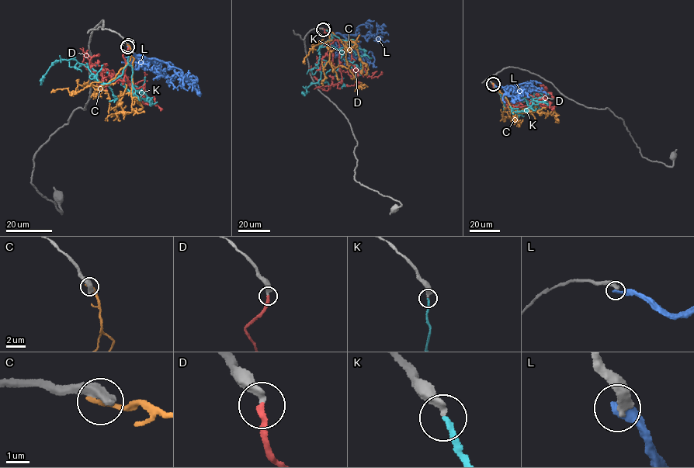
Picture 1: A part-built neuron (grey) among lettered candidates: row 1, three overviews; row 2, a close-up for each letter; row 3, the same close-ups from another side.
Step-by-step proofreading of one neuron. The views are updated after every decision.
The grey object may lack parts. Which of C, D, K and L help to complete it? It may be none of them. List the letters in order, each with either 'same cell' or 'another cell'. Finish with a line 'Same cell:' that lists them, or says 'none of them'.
C: another cell
D: same cell
K: another cell
L: another cell
Same cell: D

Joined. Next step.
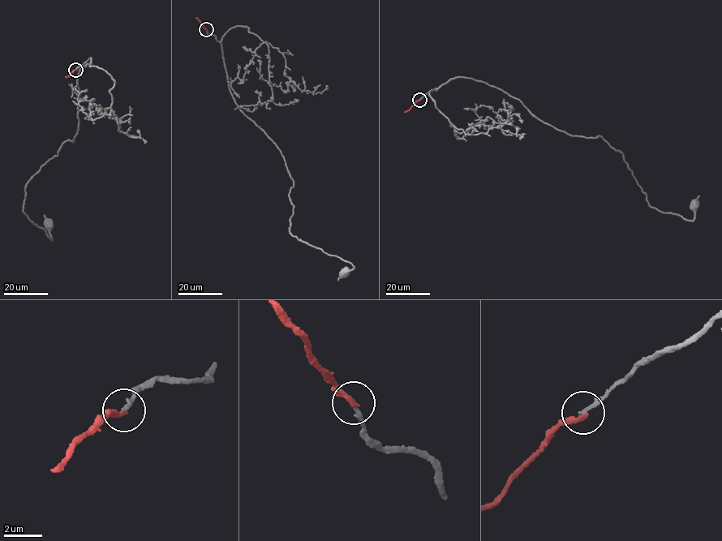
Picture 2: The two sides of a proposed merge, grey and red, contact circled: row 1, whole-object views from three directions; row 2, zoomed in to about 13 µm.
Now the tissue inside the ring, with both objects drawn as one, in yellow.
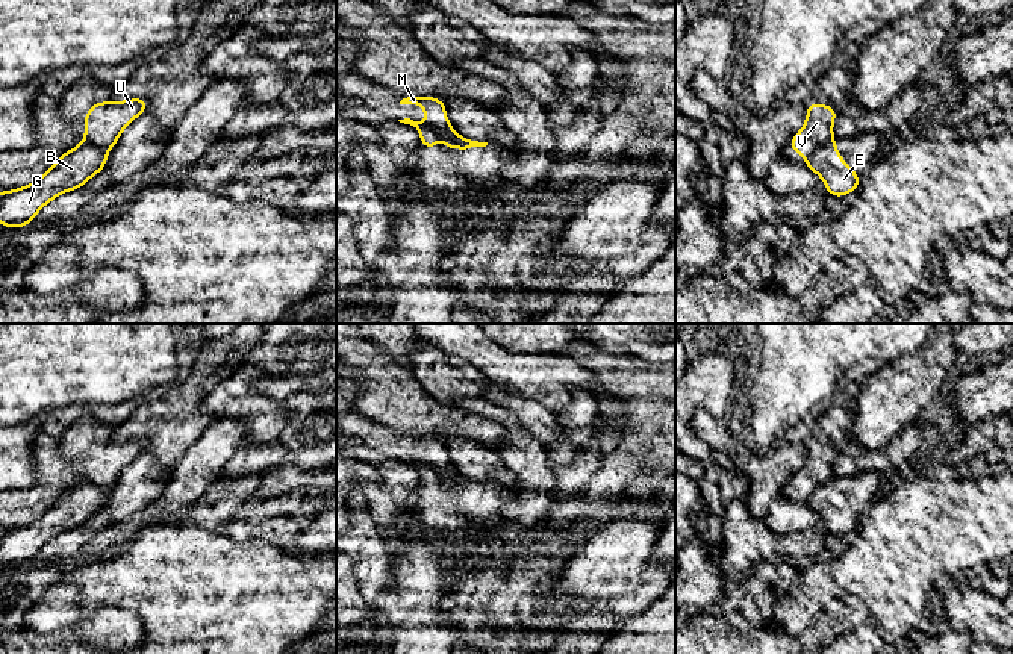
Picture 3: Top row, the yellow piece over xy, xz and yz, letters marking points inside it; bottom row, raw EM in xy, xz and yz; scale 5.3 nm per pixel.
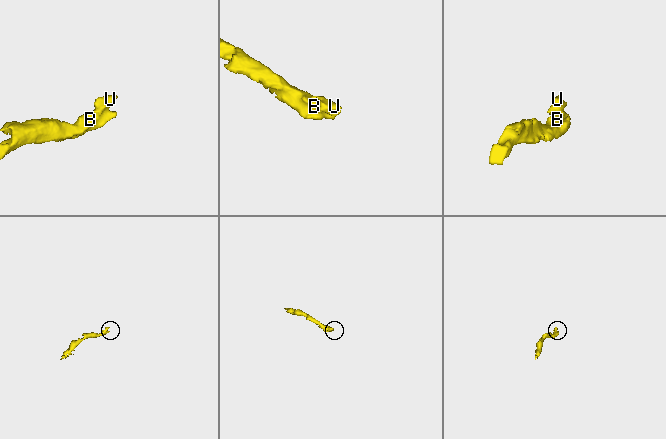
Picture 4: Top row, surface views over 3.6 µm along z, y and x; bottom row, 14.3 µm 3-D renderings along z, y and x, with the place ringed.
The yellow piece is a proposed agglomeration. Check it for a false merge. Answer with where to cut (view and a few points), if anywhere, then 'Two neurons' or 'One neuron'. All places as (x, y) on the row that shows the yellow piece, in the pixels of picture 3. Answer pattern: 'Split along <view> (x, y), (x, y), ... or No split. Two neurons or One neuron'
Split along yz (830, 140), (822, 143), (806, 161). Two neurons

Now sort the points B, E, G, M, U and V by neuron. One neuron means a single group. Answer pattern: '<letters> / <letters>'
B E G / M U V

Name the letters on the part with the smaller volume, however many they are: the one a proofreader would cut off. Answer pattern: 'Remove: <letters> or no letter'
Remove: M, U, V

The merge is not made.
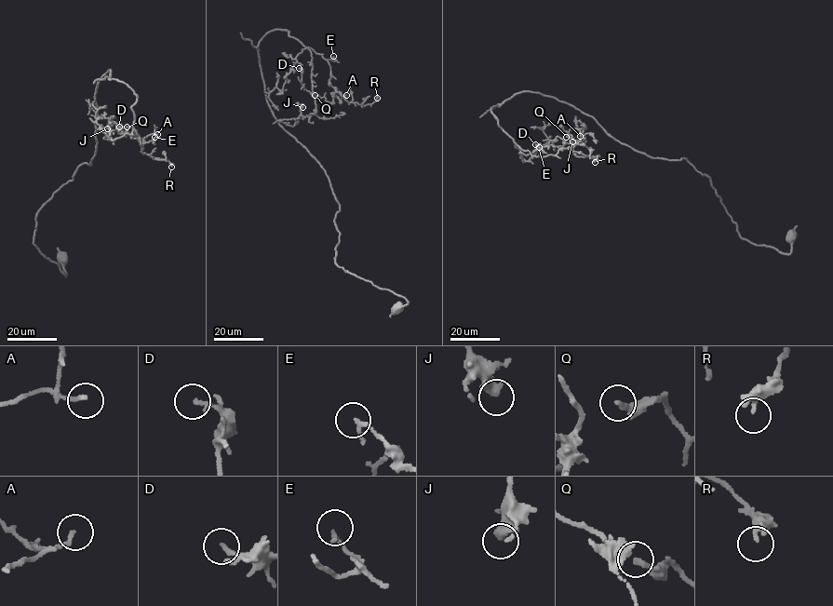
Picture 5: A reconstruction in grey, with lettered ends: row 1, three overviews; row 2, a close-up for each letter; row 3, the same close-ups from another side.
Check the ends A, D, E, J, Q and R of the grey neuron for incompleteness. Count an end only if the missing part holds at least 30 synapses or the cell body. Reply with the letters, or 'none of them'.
none of them

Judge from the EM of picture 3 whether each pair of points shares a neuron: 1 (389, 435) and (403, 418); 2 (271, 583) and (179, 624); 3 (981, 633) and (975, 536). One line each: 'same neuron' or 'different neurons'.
1: different neurons
2: same neuron
3: different neurons

